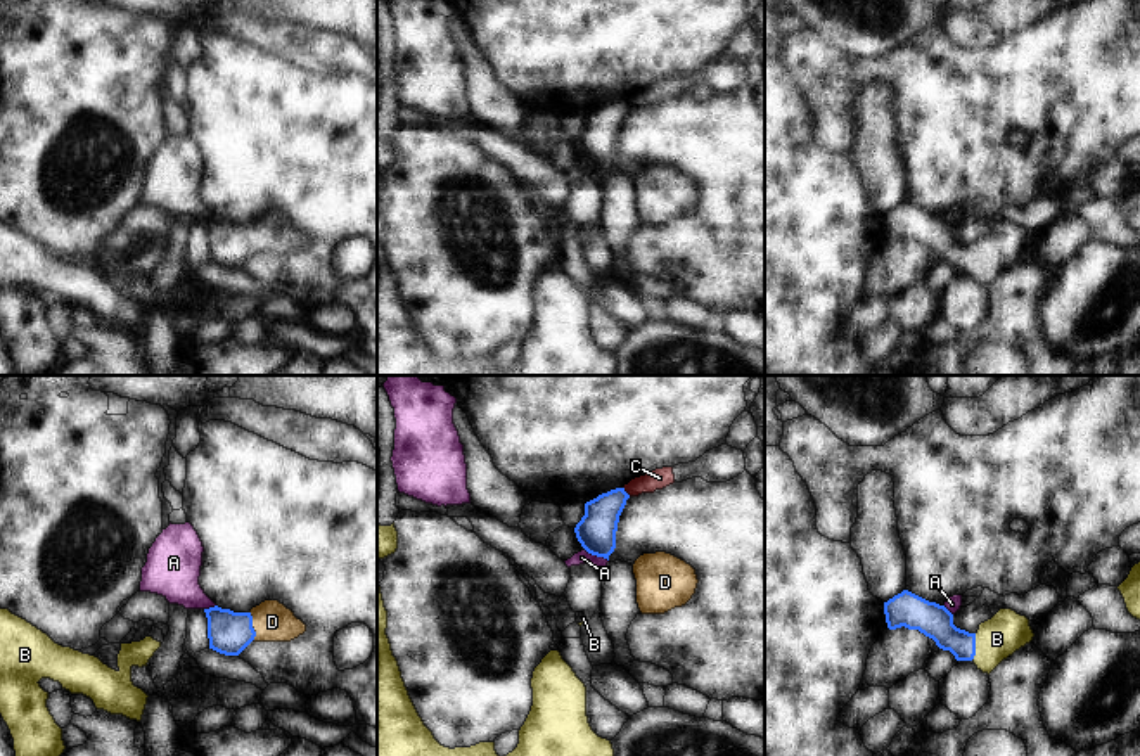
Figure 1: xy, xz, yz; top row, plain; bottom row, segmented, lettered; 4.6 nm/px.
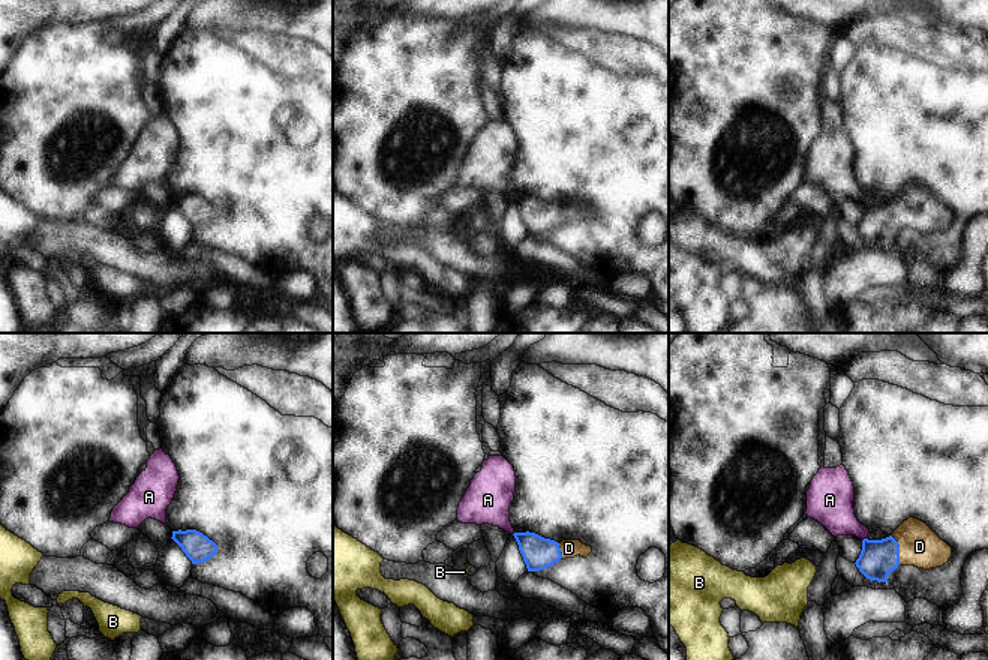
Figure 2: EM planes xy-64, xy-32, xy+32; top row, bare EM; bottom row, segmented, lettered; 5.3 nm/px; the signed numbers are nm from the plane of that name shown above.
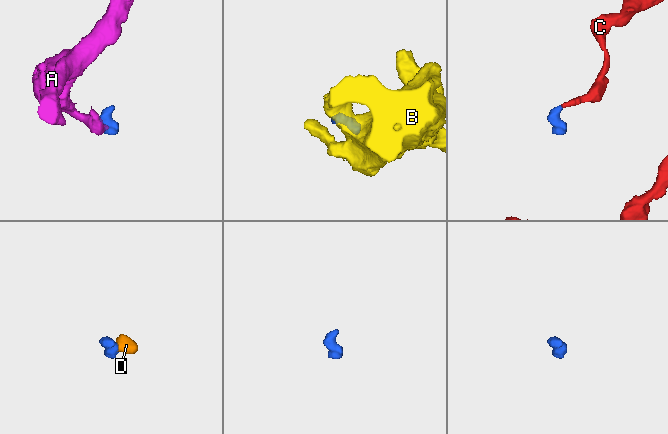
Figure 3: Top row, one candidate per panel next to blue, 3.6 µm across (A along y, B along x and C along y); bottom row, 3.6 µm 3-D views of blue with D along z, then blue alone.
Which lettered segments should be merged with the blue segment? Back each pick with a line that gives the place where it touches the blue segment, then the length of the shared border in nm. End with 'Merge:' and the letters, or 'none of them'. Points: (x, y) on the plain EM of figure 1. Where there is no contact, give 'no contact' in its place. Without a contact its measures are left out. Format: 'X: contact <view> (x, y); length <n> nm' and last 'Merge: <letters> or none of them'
B: contact yz (974, 260); length 130 nm
D: contact xy (251, 239); length 140 nm
Merge: B, D

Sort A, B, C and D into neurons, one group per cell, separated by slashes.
A / B D / C

